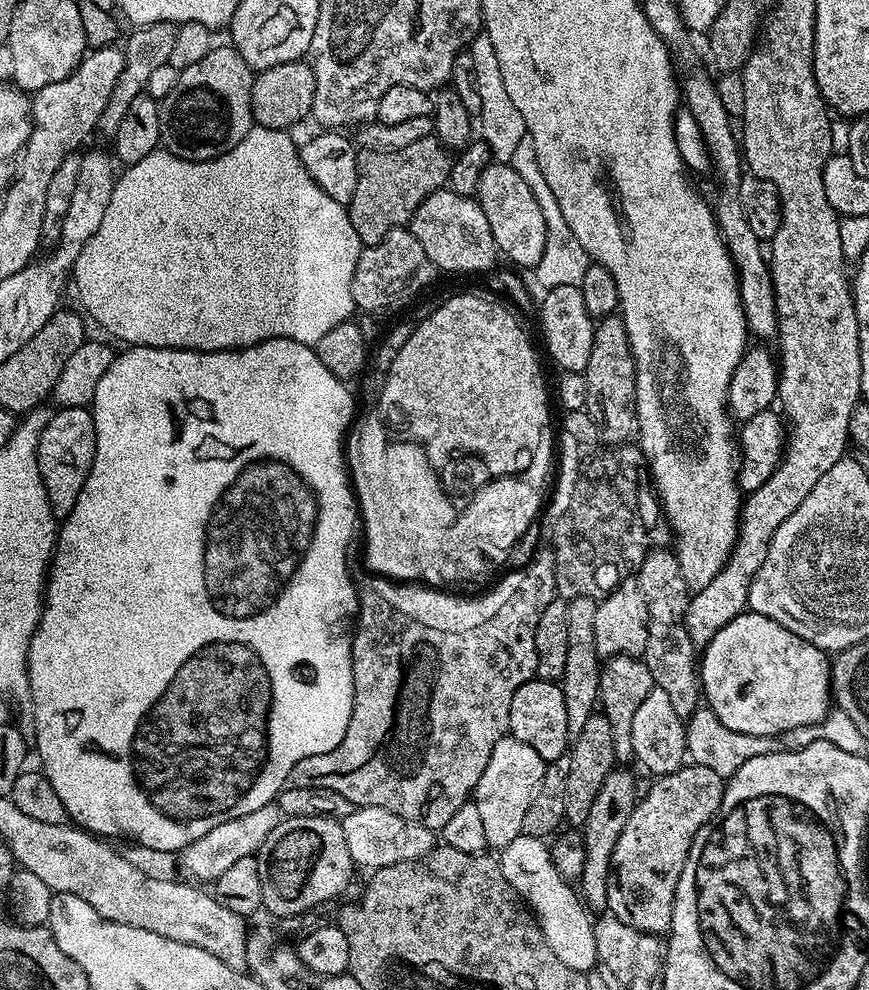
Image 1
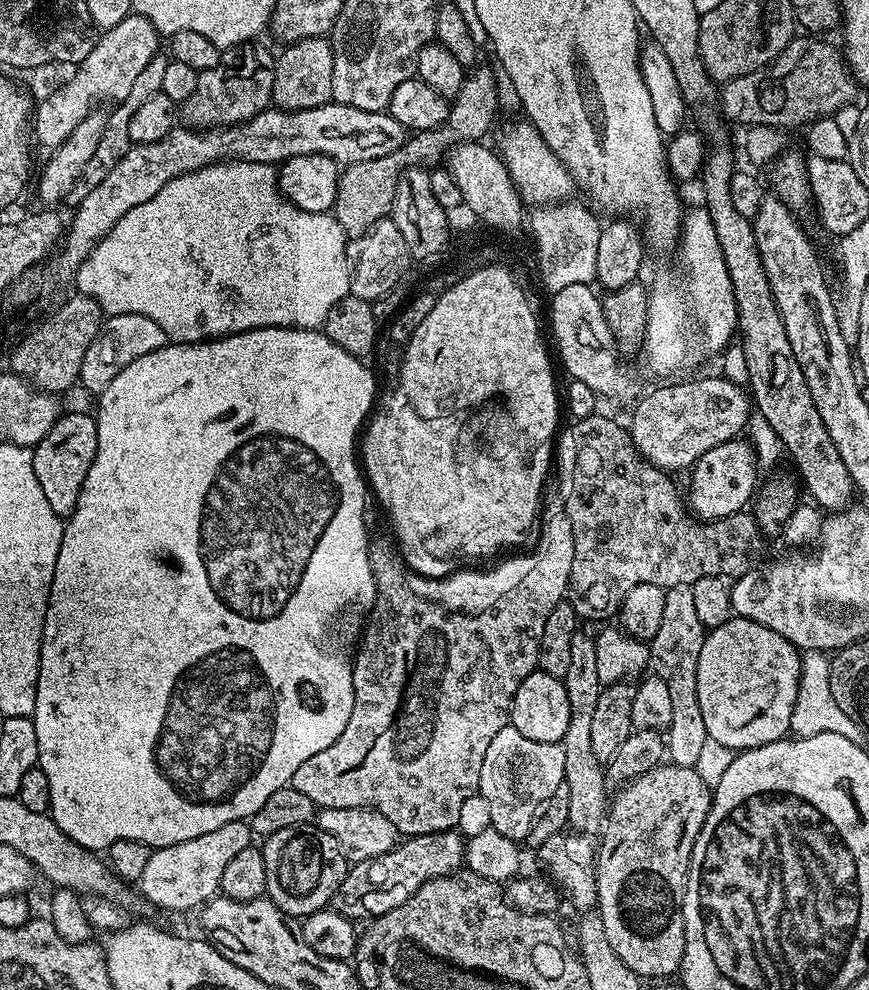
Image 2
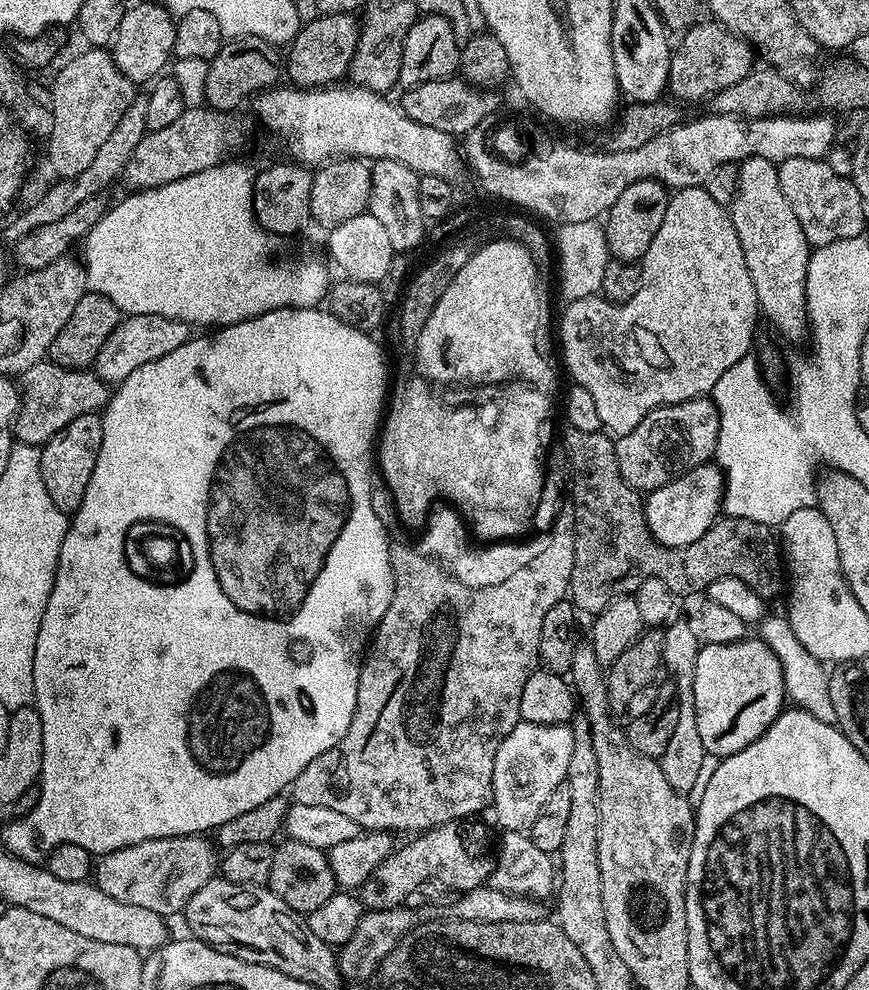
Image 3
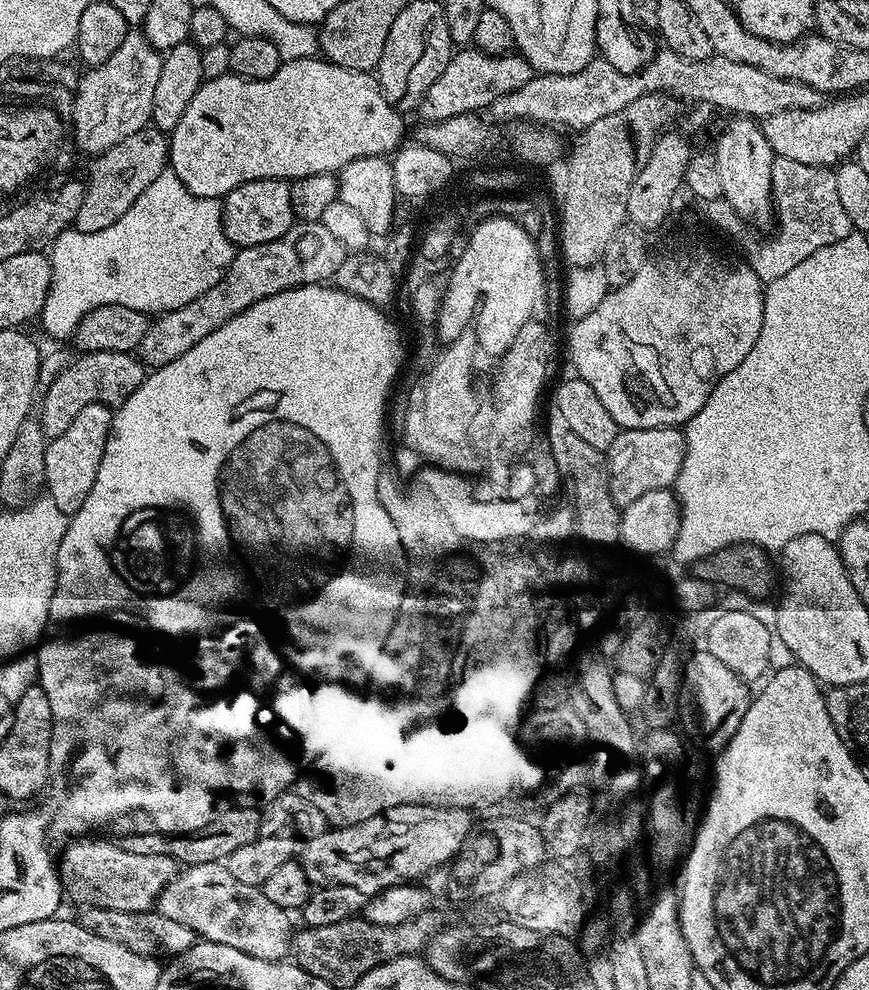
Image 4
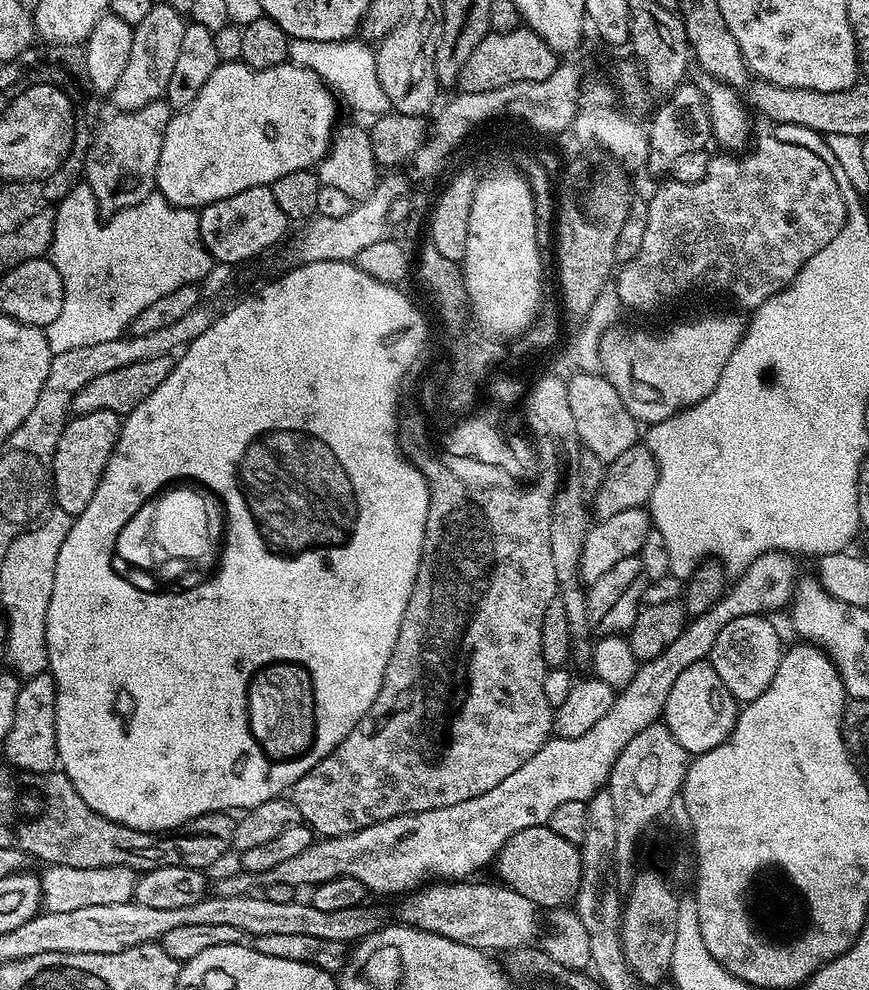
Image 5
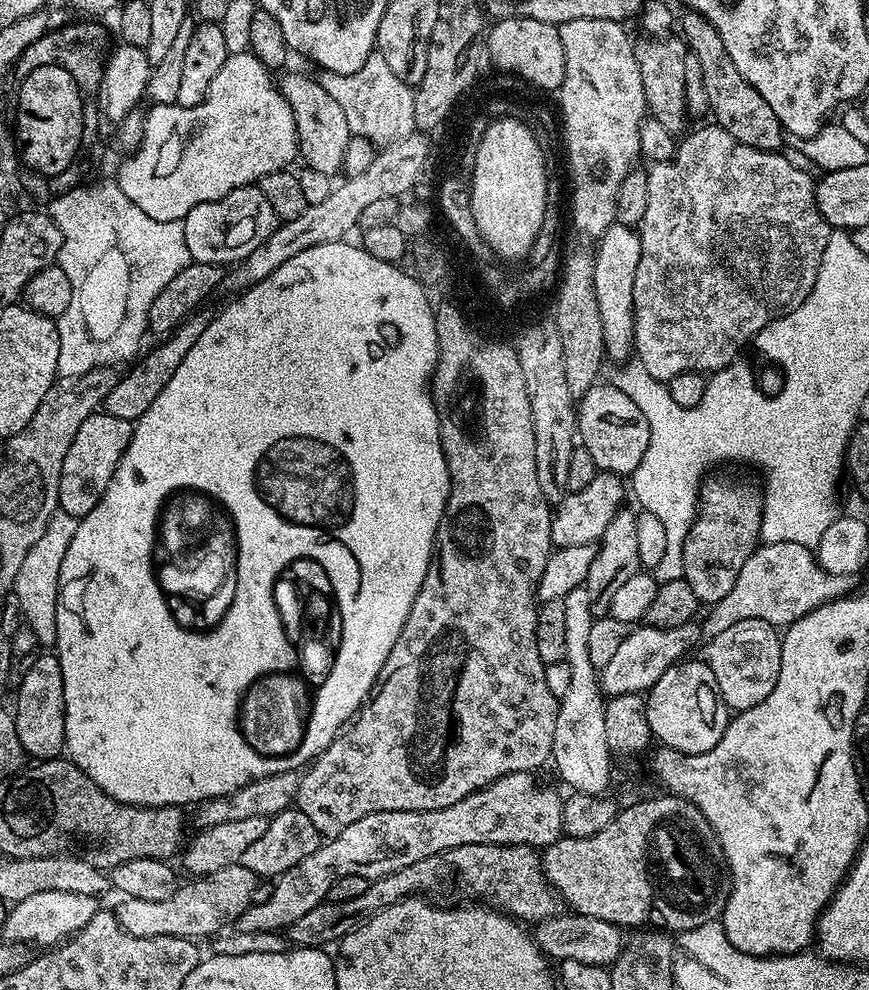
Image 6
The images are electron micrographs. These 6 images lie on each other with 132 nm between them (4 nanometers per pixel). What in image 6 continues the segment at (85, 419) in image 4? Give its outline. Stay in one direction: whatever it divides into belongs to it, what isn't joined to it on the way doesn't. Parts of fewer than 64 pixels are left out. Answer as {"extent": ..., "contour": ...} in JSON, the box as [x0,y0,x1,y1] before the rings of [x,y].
{"extent":[58,410,133,518],"contour":[[[103,410],[93,412],[86,422],[82,422],[82,426],[78,426],[78,434],[74,434],[74,442],[70,442],[66,458],[62,458],[62,478],[58,482],[59,511],[79,518],[90,514],[90,510],[98,506],[130,442],[133,427],[133,421],[114,418]]]}

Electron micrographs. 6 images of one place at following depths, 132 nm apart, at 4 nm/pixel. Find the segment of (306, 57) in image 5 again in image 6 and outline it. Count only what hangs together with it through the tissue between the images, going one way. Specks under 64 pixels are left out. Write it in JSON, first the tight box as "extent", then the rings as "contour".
{"extent":[318,50,417,146],"contour":[[[376,50],[366,58],[360,70],[354,74],[334,74],[321,71],[318,76],[322,90],[342,106],[346,114],[346,126],[350,126],[353,136],[366,138],[377,146],[387,146],[396,140],[406,138],[417,131],[414,122],[415,91],[411,85],[402,82],[394,70],[390,70],[386,58]]]}

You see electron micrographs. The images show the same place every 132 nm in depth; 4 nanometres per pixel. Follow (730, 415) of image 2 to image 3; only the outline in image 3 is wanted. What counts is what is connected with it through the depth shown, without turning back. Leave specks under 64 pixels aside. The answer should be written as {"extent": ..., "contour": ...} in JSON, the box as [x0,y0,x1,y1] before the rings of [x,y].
{"extent":[615,396,720,494],"contour":[[[708,396],[693,400],[664,404],[650,410],[630,434],[615,437],[616,461],[622,478],[641,494],[647,494],[670,483],[689,468],[713,459],[720,429],[720,415],[716,404]]]}

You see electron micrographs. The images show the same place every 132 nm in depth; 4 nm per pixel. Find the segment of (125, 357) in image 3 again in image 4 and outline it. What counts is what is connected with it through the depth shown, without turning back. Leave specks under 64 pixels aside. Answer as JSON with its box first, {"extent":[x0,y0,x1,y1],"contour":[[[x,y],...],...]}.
{"extent":[138,222,346,369],"contour":[[[296,222],[282,238],[274,242],[262,242],[258,246],[246,246],[239,249],[232,265],[217,284],[212,284],[194,302],[178,306],[173,312],[157,315],[146,330],[138,349],[138,359],[149,369],[161,368],[174,358],[182,358],[190,346],[202,342],[206,334],[214,334],[218,326],[226,326],[234,314],[242,314],[254,302],[282,294],[282,290],[300,288],[303,284],[324,284],[335,277],[338,266],[342,266],[346,249],[326,226],[319,222]]]}

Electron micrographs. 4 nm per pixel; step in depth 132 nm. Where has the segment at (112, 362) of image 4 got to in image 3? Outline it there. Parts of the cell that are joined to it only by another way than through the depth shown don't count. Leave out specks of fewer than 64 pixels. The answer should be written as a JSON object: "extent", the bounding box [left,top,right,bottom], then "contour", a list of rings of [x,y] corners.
{"extent":[12,358,110,446],"contour":[[[45,358],[18,377],[20,409],[12,421],[12,435],[19,443],[42,446],[66,422],[74,422],[82,414],[99,413],[107,408],[110,395],[109,385],[101,376],[88,368],[63,368]]]}

